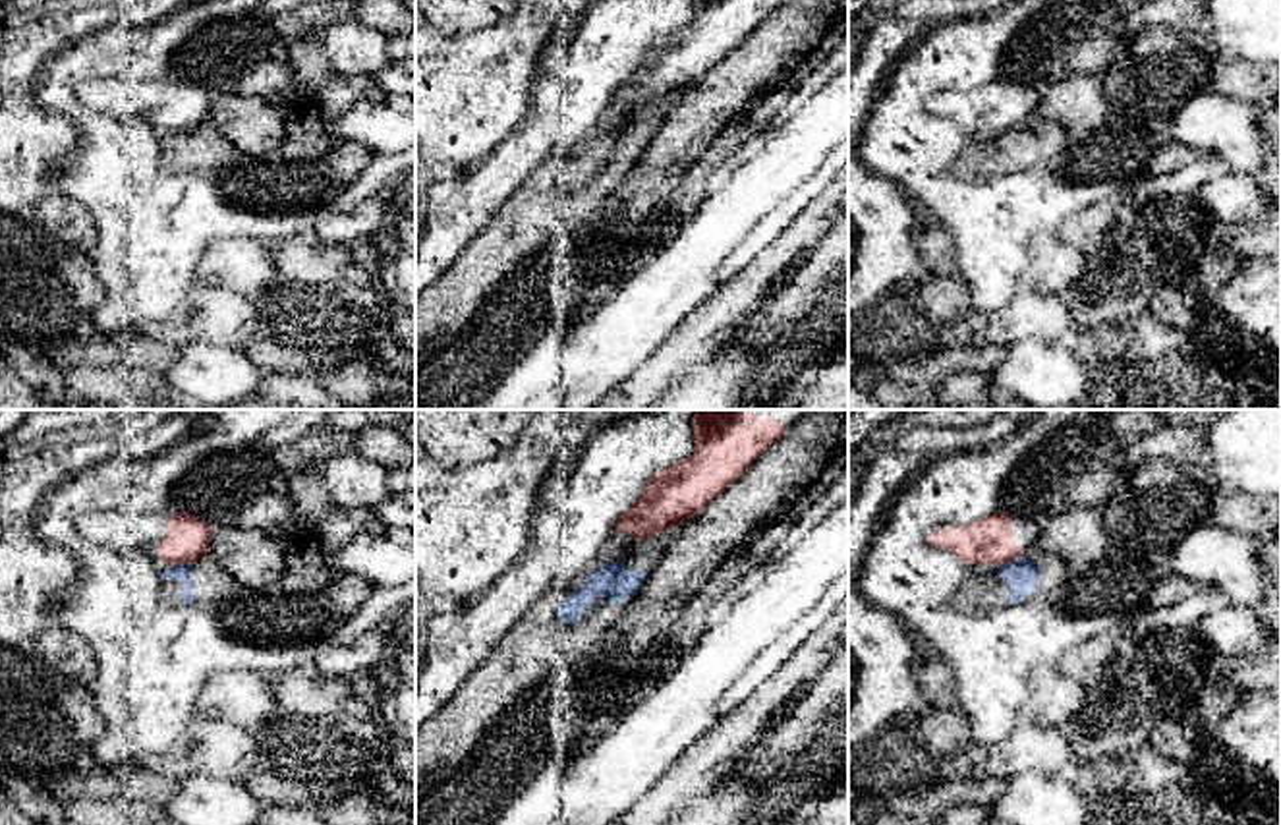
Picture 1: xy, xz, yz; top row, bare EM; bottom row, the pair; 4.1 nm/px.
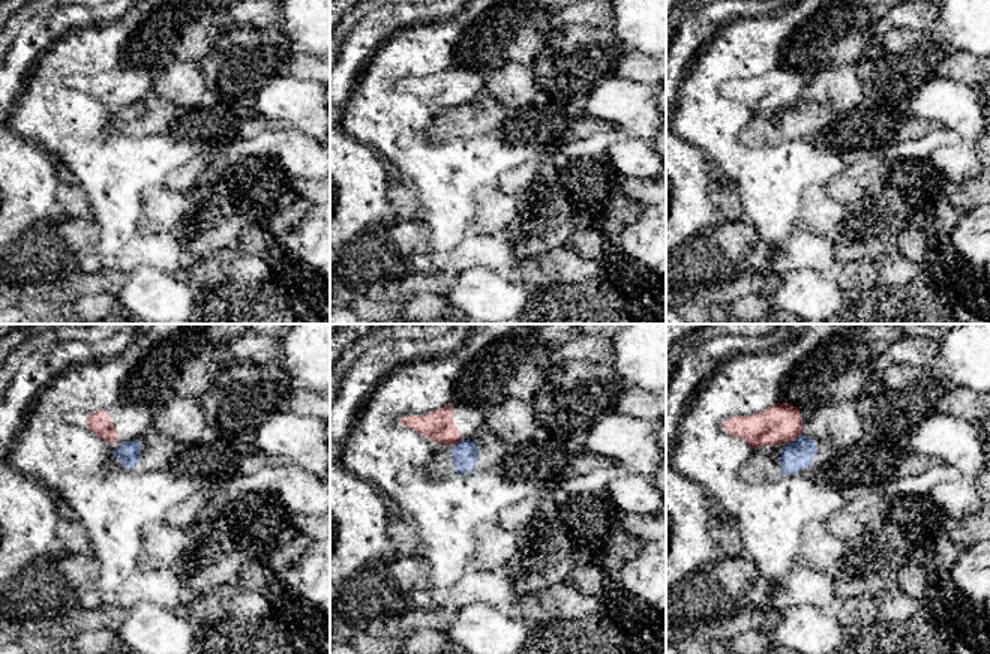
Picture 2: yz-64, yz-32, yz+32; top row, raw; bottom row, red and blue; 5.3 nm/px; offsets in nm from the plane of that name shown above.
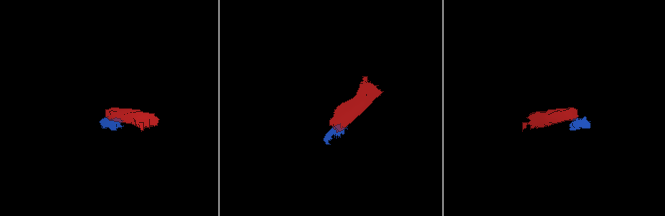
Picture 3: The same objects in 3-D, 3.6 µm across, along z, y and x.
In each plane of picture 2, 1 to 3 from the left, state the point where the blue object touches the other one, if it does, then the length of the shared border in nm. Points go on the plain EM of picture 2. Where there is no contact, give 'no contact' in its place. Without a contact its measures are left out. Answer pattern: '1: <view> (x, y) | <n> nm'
1: no contact
2: yz-32 (456, 105) | 50 nm
3: yz+32 (792, 104) | 90 nm

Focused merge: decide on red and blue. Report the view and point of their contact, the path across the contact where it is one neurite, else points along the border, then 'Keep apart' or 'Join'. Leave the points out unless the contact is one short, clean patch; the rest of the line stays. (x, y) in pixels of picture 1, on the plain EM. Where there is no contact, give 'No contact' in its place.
Touches red at yz (1009, 128). Boundary: yz (1019, 122), (1001, 134). Keep apart

